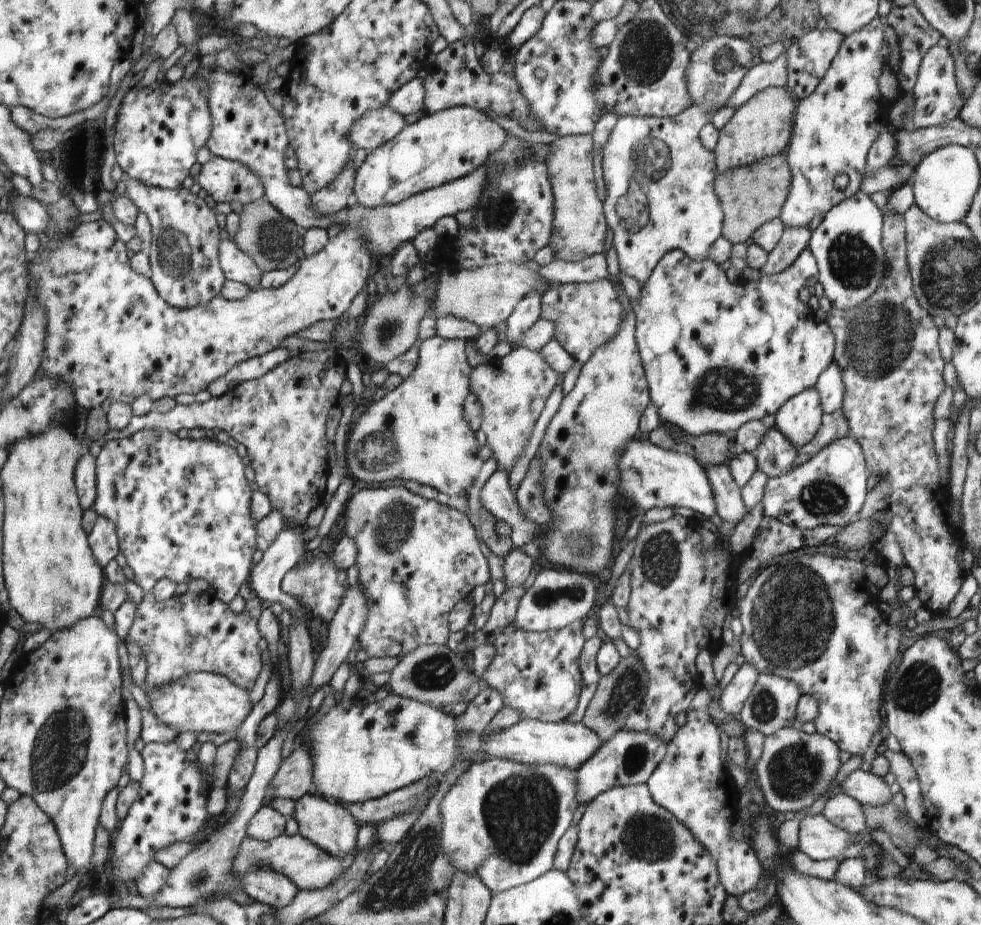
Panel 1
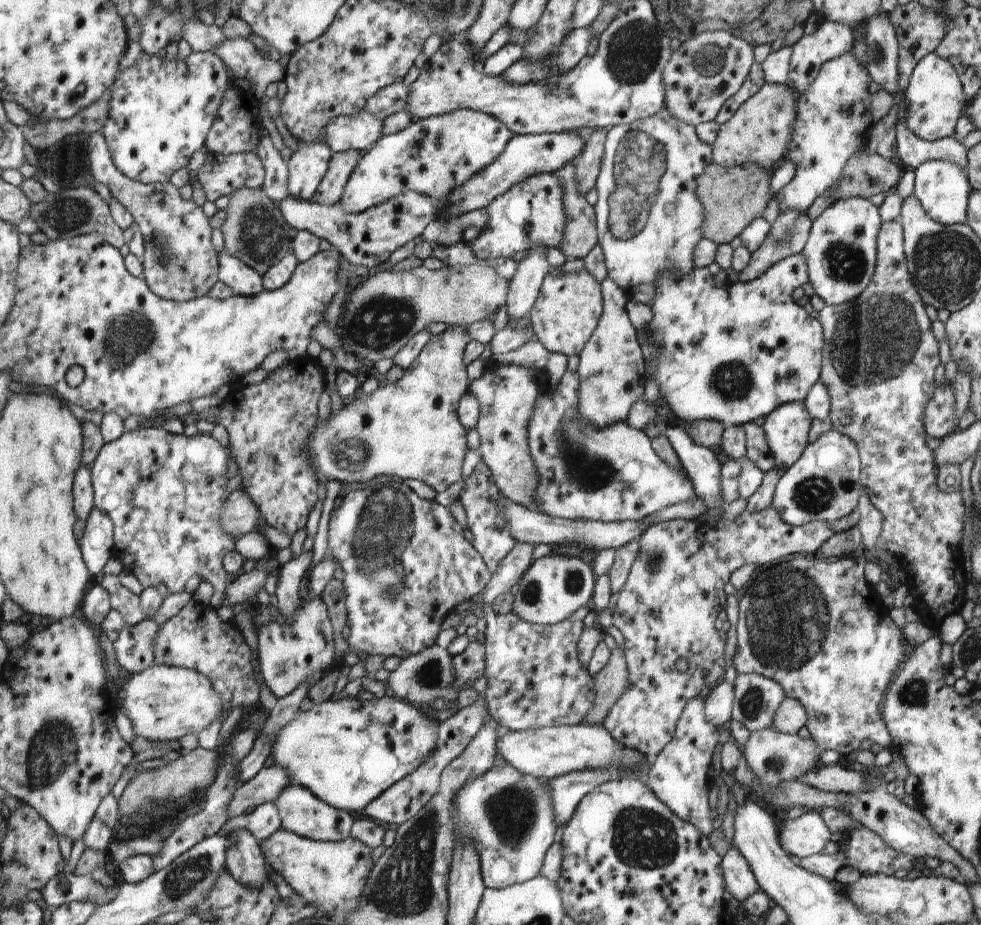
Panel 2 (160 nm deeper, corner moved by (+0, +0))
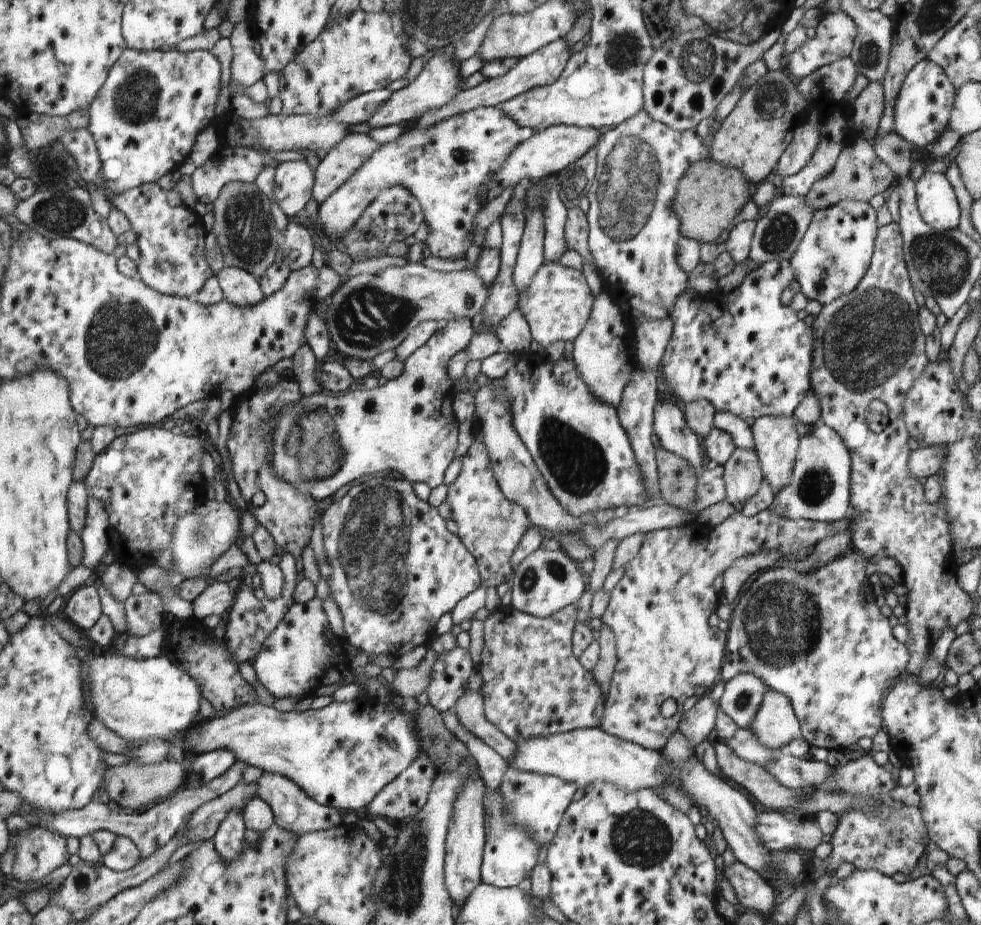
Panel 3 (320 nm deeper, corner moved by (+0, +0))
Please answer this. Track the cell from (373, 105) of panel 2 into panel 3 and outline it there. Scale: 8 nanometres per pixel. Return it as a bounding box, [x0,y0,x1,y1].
[332,89,392,124]

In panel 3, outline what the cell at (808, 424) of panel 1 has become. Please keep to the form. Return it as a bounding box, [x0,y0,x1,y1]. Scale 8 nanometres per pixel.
[753,416,800,494]

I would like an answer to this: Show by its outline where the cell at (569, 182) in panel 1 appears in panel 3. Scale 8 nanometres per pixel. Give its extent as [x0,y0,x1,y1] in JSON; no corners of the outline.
[565,207,593,262]

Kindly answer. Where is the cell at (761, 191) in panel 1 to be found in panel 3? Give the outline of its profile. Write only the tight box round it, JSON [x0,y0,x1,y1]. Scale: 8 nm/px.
[678,158,750,243]

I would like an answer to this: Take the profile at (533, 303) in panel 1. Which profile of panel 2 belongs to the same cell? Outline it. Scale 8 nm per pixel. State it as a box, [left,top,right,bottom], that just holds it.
[507,246,551,323]

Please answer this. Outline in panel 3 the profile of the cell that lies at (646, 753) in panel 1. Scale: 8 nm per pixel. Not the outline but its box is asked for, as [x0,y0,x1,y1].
[497,766,578,848]

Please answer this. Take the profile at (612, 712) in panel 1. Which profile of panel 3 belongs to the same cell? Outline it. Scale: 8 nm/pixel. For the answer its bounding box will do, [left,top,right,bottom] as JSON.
[593,625,618,694]

